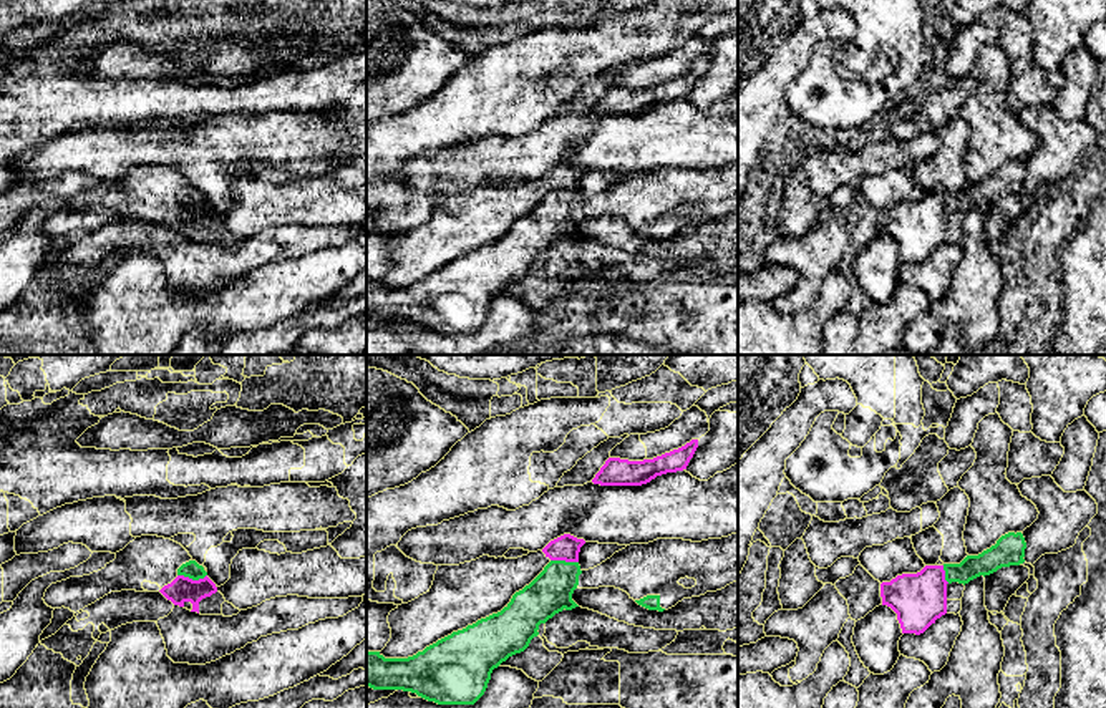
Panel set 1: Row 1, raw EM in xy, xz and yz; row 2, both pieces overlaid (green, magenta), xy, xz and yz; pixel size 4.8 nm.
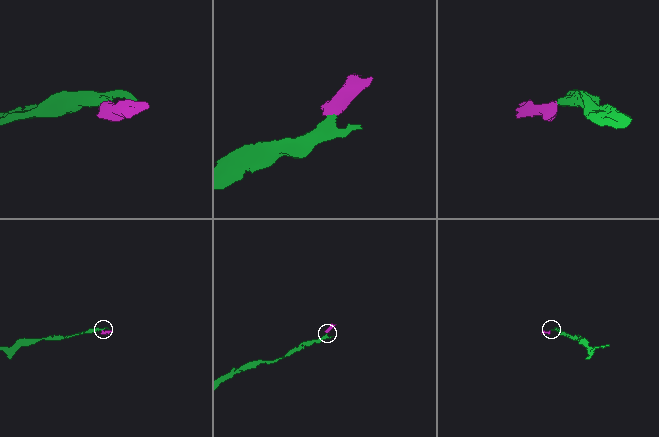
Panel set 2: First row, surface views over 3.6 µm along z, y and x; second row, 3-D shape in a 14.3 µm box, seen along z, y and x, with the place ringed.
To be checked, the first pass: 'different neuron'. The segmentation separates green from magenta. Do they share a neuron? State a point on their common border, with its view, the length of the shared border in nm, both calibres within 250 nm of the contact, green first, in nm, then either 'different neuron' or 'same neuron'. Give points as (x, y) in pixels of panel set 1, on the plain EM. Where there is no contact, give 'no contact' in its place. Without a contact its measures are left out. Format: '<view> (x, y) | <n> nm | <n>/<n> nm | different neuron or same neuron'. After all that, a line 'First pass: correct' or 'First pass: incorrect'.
xy (193, 208) | 140 nm | 90/130 nm | different neuron
First pass: correct

